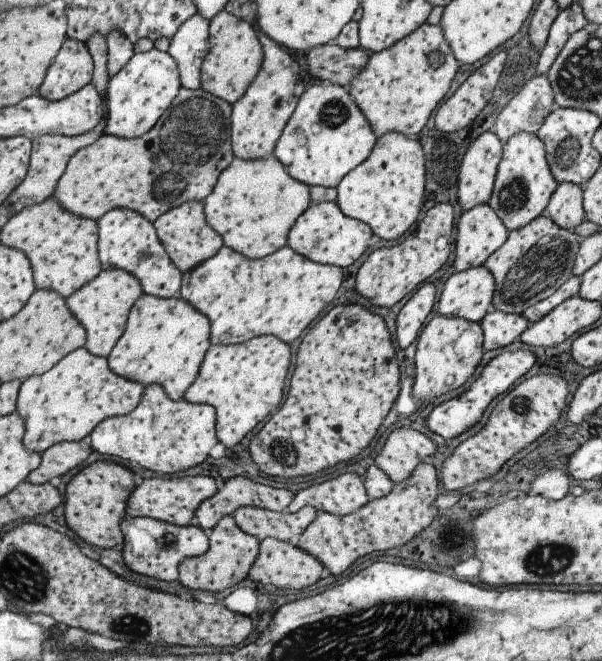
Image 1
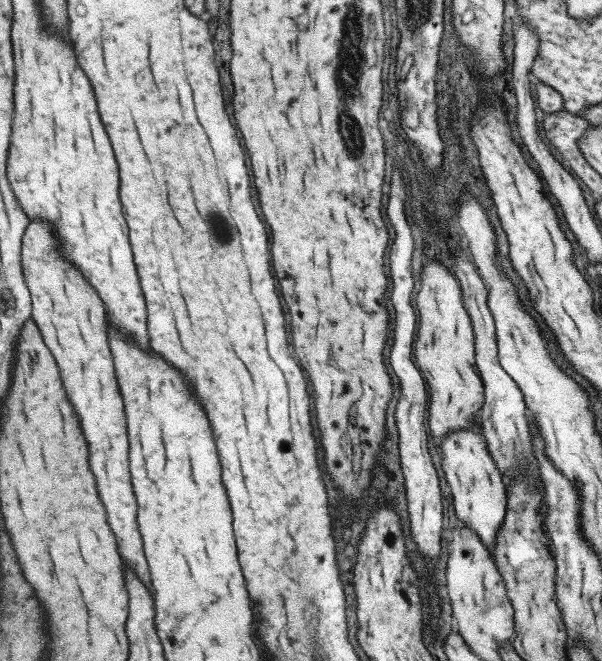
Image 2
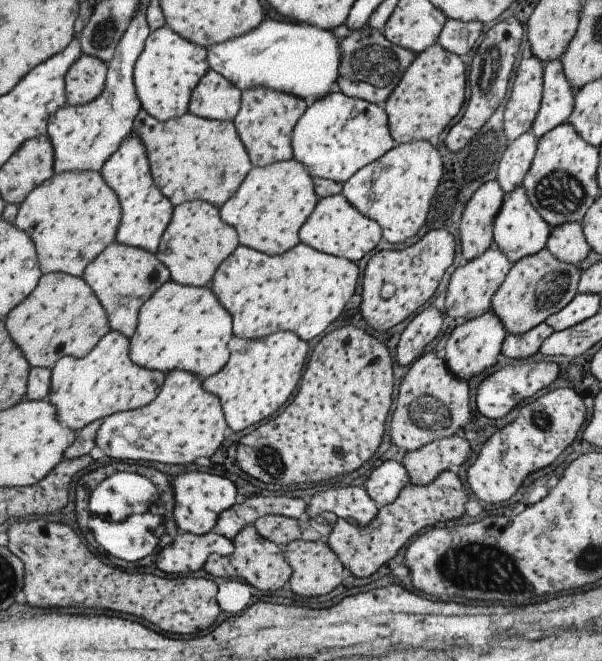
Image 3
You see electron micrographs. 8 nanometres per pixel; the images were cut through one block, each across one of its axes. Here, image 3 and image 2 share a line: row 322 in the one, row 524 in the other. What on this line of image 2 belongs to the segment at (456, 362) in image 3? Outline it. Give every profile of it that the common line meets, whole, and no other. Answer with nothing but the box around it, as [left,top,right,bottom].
[439,417,507,554]

